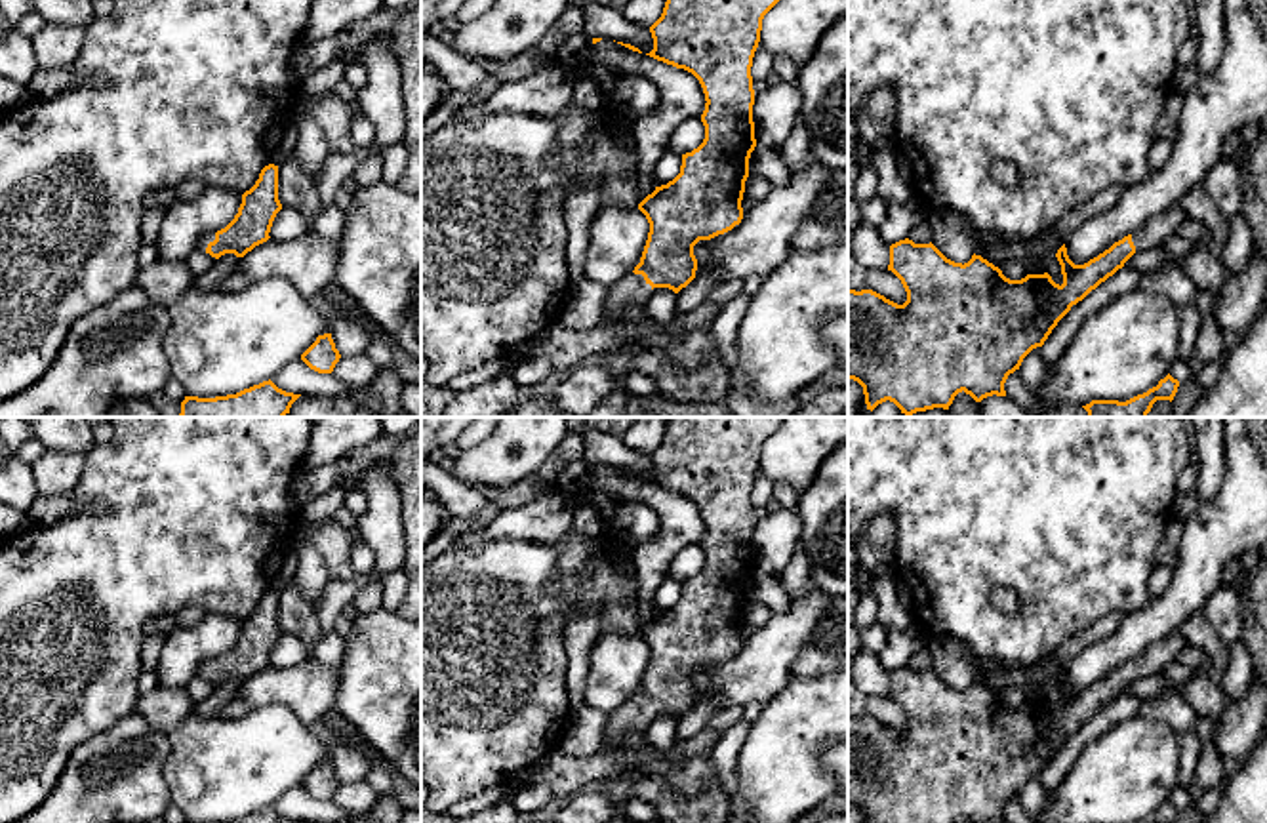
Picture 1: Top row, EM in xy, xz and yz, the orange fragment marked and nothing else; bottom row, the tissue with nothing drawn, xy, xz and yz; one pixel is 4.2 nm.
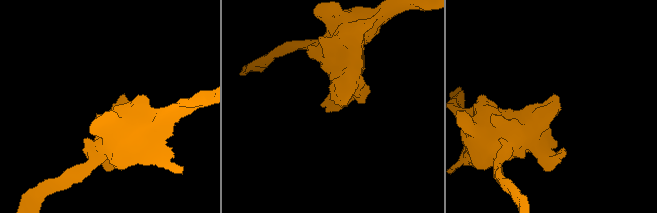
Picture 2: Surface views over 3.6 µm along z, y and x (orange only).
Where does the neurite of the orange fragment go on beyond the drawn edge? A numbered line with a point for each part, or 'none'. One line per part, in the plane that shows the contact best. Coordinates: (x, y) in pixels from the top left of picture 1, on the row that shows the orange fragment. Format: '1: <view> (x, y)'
1: xz (633, 290)

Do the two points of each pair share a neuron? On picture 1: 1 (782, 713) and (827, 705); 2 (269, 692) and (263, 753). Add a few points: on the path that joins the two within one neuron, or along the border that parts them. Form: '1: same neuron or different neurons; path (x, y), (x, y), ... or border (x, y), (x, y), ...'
1: same neuron; path (793, 713), (816, 711)
2: different neurons; border (223, 715), (241, 719), (284, 703), (309, 722)

